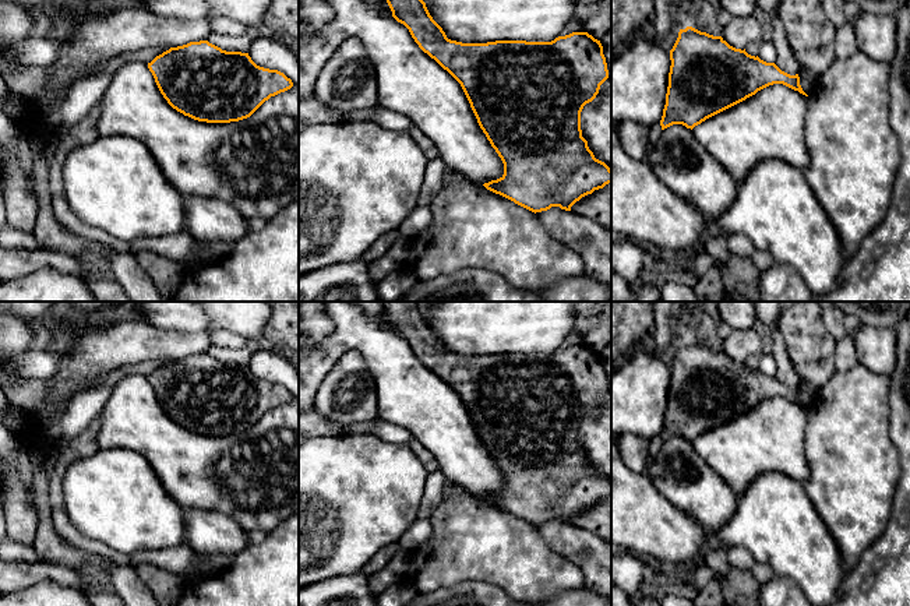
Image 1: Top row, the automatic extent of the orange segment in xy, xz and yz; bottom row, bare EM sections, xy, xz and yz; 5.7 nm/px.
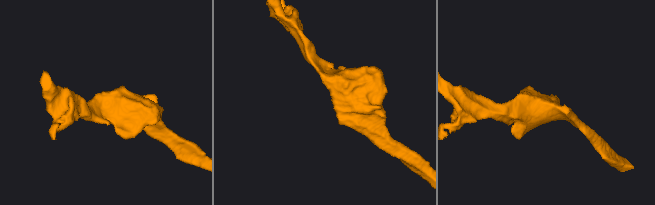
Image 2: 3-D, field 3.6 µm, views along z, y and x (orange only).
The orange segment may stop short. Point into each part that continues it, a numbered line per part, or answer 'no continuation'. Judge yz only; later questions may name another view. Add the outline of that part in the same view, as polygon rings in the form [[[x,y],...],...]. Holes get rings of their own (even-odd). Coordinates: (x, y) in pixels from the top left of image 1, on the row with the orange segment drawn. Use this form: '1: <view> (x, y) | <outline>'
no continuation

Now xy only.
no continuation

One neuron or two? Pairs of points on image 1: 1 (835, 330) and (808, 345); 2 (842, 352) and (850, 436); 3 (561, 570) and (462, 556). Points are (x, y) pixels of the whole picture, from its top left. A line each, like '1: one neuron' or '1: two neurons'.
1: two neurons
2: two neurons
3: one neuron

